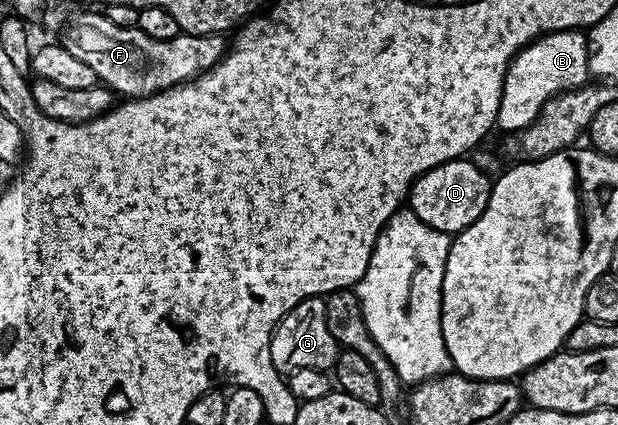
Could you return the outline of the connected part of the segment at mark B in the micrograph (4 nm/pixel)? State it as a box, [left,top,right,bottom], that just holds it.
[496,30,589,132]

